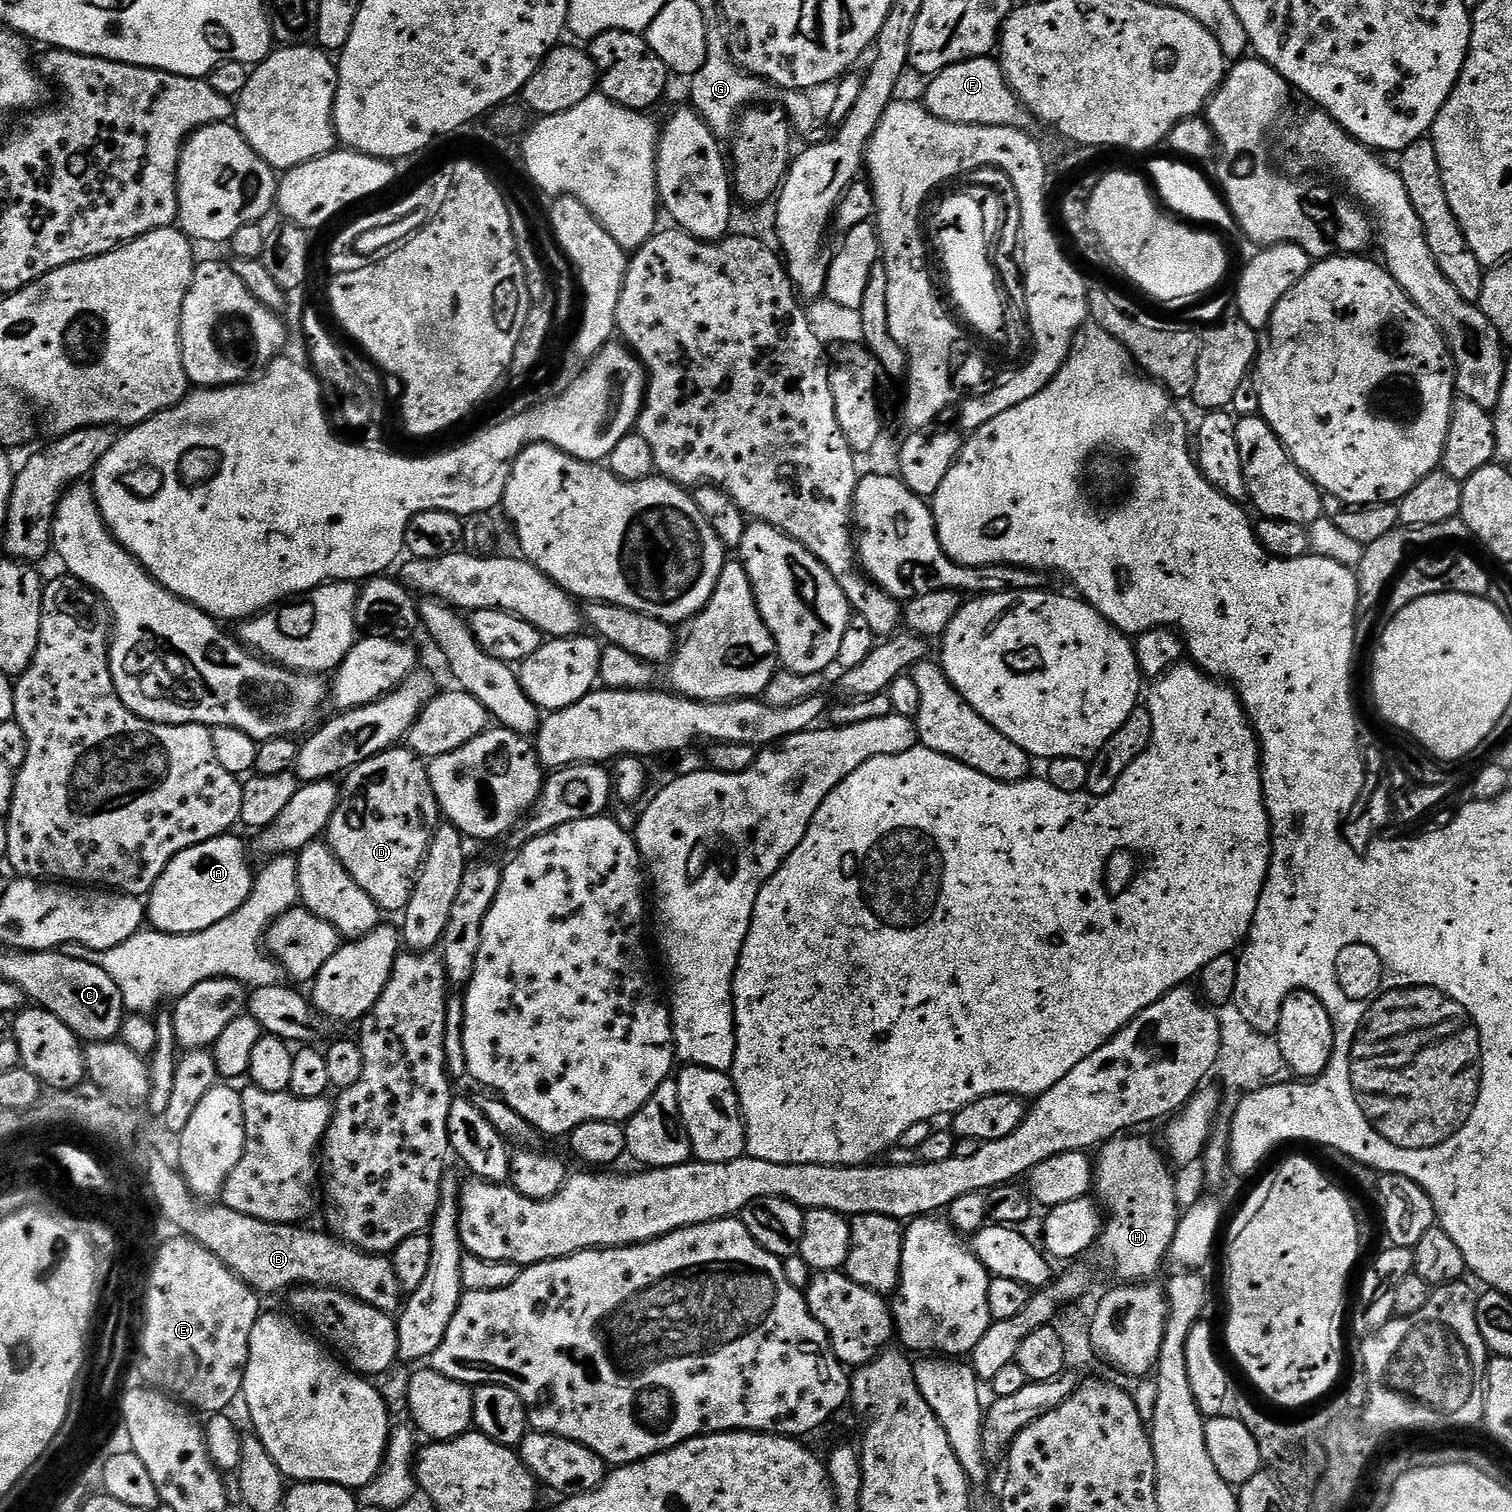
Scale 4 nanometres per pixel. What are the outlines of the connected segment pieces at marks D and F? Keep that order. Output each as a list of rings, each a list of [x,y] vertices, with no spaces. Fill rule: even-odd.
[[[393,746],[387,752],[379,752],[377,756],[357,764],[343,780],[340,802],[328,823],[326,843],[342,866],[346,866],[350,878],[354,878],[354,882],[358,882],[358,886],[362,886],[362,890],[374,898],[381,910],[385,913],[403,913],[412,896],[420,867],[424,864],[424,856],[428,853],[428,843],[432,841],[442,816],[430,786],[425,761],[407,746]]]
[[[991,55],[979,56],[973,60],[963,60],[927,81],[922,99],[925,108],[934,118],[955,124],[977,124],[986,126],[1006,126],[1007,128],[1031,129],[1034,117],[1023,107],[1014,95],[999,63]]]

